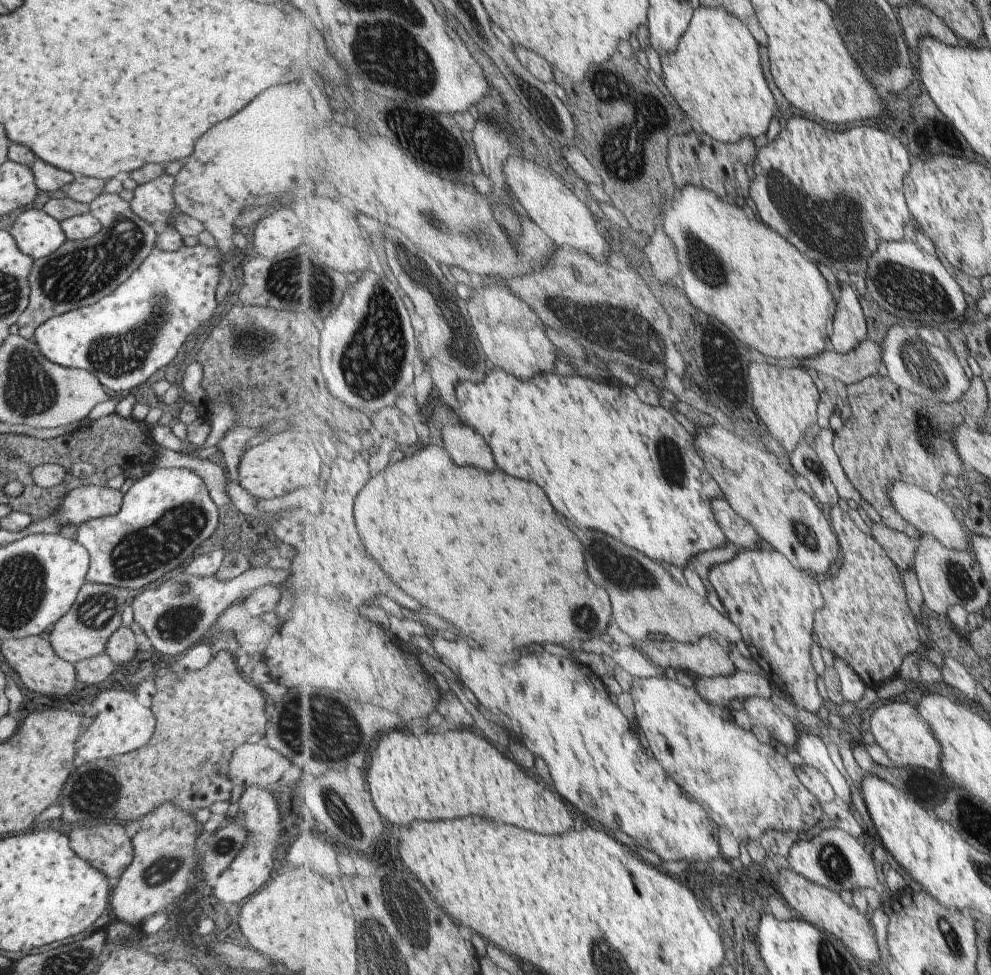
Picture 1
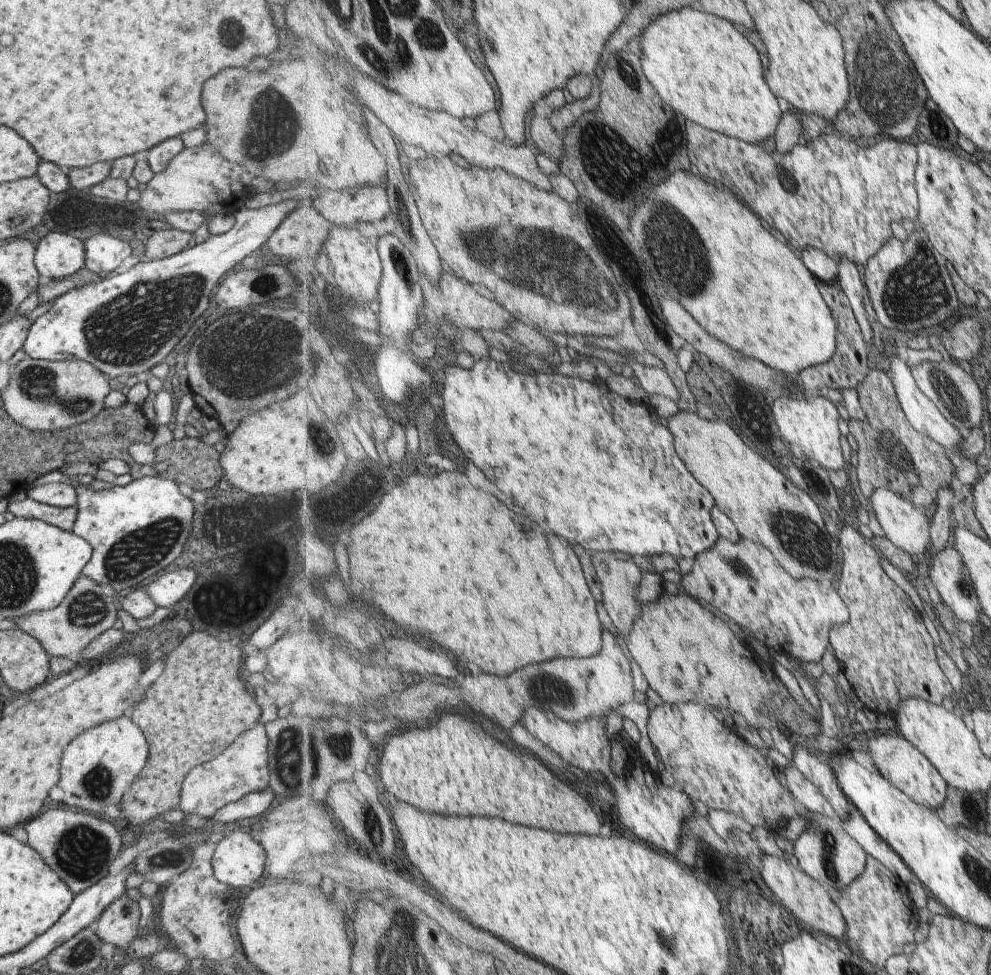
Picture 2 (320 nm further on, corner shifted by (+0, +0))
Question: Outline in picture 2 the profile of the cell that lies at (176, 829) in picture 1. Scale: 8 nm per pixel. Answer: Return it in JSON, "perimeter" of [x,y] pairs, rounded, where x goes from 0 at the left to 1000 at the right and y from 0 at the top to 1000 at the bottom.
{"perimeter":[[[128,917],[110,926],[97,945],[97,959],[104,967],[125,973],[141,962],[138,921],[133,924]]]}

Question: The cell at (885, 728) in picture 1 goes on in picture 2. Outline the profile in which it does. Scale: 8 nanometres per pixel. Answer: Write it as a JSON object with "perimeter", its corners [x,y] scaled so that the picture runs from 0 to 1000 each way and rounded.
{"perimeter":[[[887,752],[877,754],[872,763],[878,770],[886,790],[902,807],[916,814],[924,824],[945,830],[956,821],[956,804],[949,790],[920,761],[909,752]]]}

